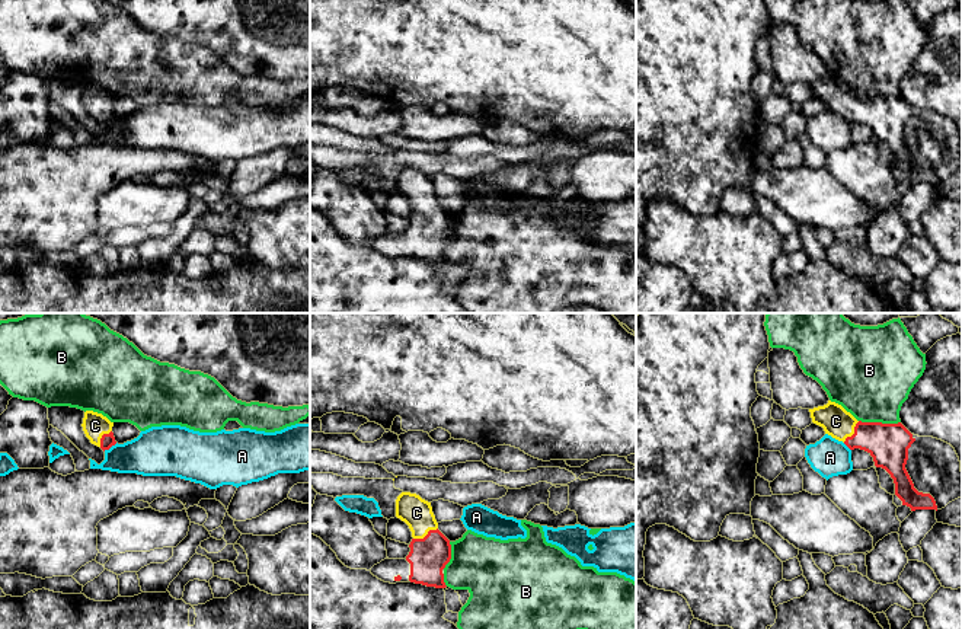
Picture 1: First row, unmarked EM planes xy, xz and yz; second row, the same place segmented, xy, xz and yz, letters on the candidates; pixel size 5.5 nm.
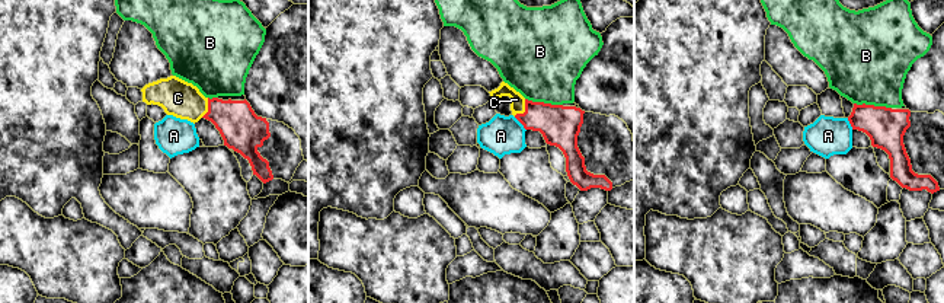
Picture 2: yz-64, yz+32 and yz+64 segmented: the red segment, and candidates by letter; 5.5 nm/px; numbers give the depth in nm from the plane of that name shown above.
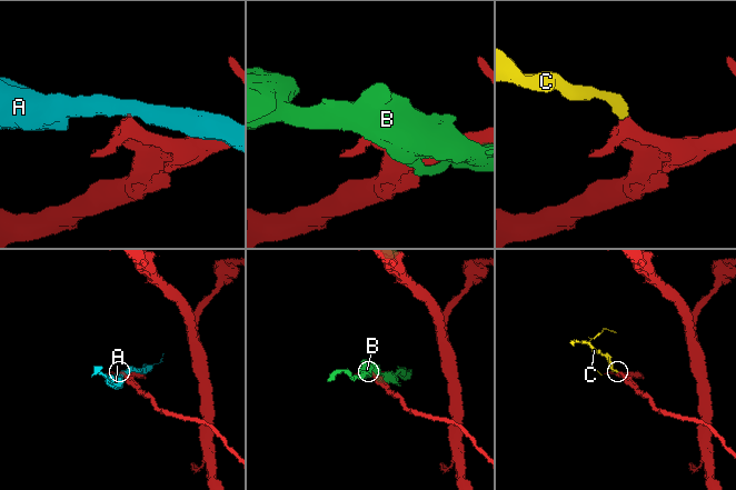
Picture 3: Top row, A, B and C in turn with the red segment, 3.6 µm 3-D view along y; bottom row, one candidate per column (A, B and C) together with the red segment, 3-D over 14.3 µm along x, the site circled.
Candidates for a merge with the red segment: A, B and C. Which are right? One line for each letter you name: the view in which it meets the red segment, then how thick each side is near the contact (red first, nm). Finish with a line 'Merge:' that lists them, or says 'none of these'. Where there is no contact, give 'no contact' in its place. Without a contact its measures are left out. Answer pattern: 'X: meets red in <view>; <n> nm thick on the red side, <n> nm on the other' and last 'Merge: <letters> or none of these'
C: meets red in xz; 220 nm thick on the red side, 170 nm on the other
Merge: C

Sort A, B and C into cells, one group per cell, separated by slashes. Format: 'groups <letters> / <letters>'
groups A / B / C

